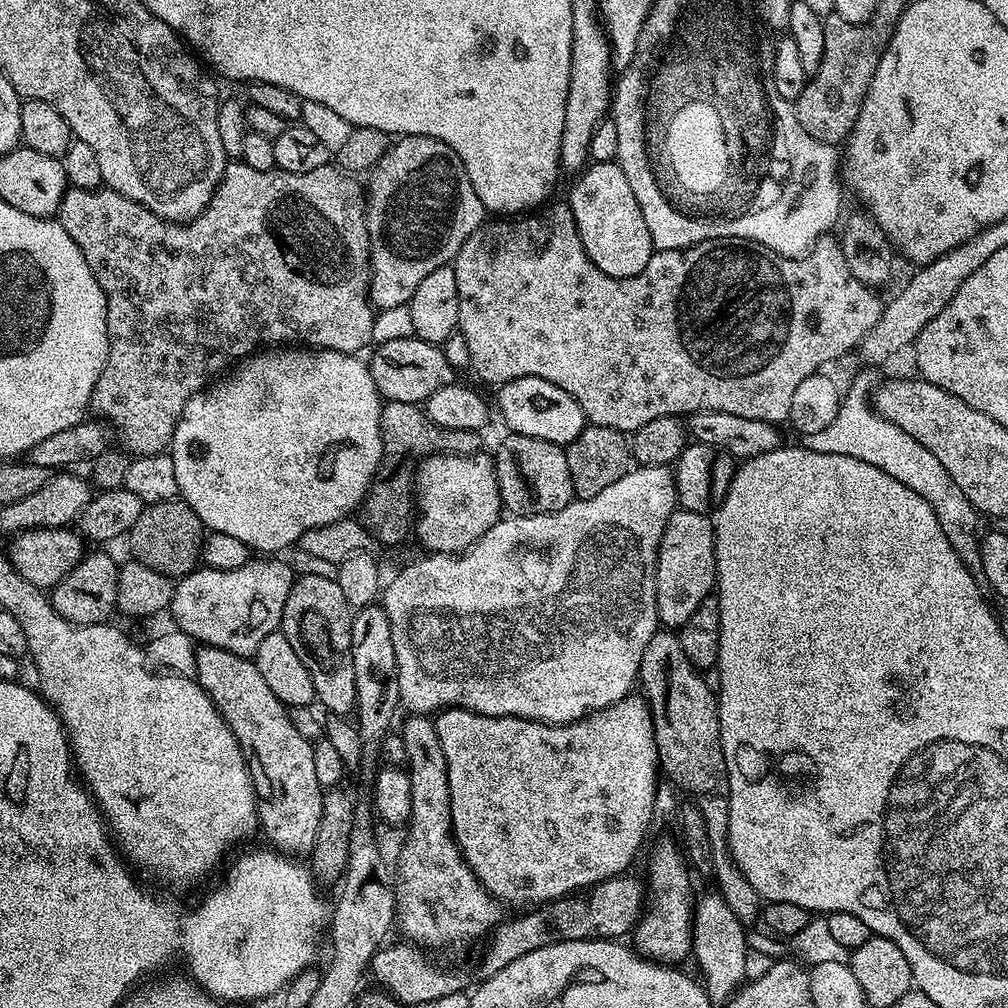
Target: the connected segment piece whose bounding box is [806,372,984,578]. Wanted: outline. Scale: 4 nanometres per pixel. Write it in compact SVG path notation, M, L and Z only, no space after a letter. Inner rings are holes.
M860 372L852 380L852 385L843 393L837 417L831 422L828 429L822 433L806 436L806 447L818 450L822 454L846 454L850 458L858 458L862 462L870 462L870 466L878 466L890 478L905 484L914 490L923 500L930 502L936 509L936 517L942 530L950 538L950 546L954 546L954 554L962 558L966 570L977 578L983 577L982 554L980 553L981 537L976 536L976 519L978 513L966 494L954 486L954 478L946 474L942 462L922 446L922 442L914 442L906 430L898 430L892 422L886 422L876 413L870 403L874 392L872 376L868 372Z

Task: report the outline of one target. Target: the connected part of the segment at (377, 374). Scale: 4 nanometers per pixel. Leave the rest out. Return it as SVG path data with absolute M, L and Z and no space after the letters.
M415 335L396 338L394 341L382 341L371 352L372 360L369 359L367 365L372 372L374 386L385 401L423 405L430 398L430 394L434 394L434 390L457 383L457 369L452 368L450 362L446 362L443 347L417 340Z

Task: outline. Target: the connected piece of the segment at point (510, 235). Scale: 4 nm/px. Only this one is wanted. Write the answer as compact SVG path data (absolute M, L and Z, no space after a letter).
M567 203L551 204L519 218L489 219L481 224L478 230L474 230L470 238L466 238L451 265L458 286L458 331L462 338L466 338L472 363L471 371L476 372L478 379L485 380L486 383L492 384L491 386L499 386L514 378L527 376L554 382L554 386L566 390L566 394L570 394L570 398L574 398L574 402L582 406L588 424L606 426L610 430L631 434L654 418L684 418L696 412L721 411L723 414L738 415L739 418L783 425L791 414L790 404L793 401L794 390L806 378L819 373L825 367L823 364L846 355L851 348L852 351L859 349L862 338L870 334L870 330L874 330L874 326L880 321L882 300L880 304L879 298L876 297L879 295L873 289L867 288L861 280L854 278L854 274L850 274L850 266L846 266L840 241L835 235L821 236L810 251L799 258L783 256L766 246L739 244L738 239L703 240L685 249L653 251L650 262L646 262L646 270L642 270L642 274L619 280L602 274L602 270L598 270L598 266L590 262L582 246L574 214Z

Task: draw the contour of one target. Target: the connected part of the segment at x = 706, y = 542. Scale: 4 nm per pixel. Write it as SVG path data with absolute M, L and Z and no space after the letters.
M677 510L670 514L656 559L656 618L665 629L679 630L702 606L706 597L713 595L716 586L716 530L713 521L703 512Z

